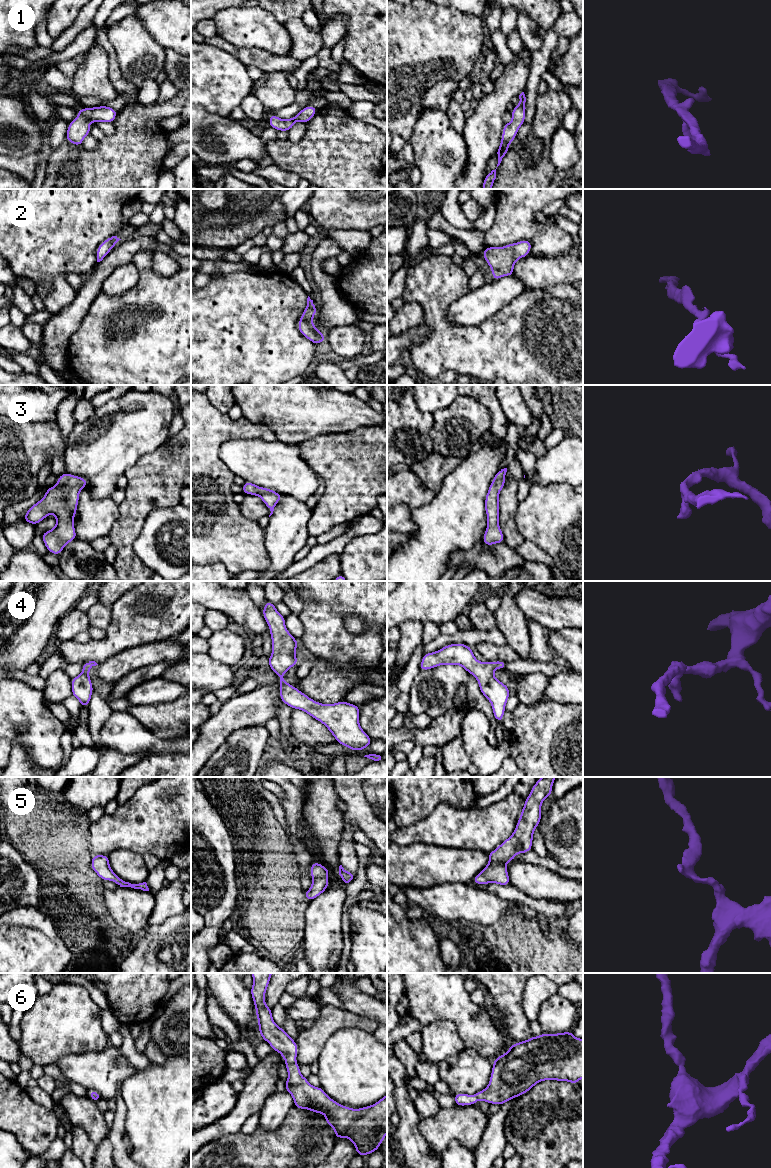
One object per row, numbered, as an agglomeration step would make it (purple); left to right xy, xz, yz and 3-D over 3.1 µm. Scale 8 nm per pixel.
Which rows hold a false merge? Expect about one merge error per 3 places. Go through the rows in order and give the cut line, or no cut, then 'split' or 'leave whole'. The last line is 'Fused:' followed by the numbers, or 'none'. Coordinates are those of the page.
1: no cut | leave whole
2: no cut | leave whole
3: no cut | leave whole
4: no cut | leave whole
5: no cut | leave whole
6: no cut | leave whole
Fused: none

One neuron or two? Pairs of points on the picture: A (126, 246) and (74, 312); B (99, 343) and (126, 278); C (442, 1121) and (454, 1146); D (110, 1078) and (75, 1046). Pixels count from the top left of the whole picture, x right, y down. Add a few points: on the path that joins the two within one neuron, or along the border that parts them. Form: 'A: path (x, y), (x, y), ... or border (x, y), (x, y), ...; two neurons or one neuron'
A: path (111, 262), (94, 280), (85, 296); one neuron
B: border (138, 281), (121, 295), (108, 296), (101, 293); two neurons
C: border (471, 1149), (453, 1140), (440, 1155); two neurons
D: border (105, 1047), (99, 1051), (63, 1054), (59, 1058); two neurons

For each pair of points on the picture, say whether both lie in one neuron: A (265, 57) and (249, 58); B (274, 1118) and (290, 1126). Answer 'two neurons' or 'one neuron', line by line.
A: one neuron
B: two neurons

